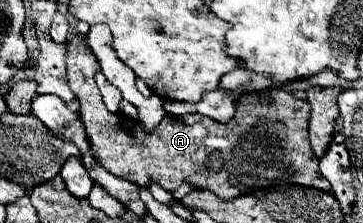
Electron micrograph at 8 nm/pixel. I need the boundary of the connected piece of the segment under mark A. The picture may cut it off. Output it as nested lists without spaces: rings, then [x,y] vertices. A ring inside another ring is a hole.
[[[74,37],[68,45],[66,63],[68,83],[80,101],[80,119],[92,143],[94,157],[100,159],[104,169],[112,175],[136,185],[154,181],[166,191],[174,191],[184,181],[190,181],[196,189],[208,189],[226,201],[282,183],[330,191],[328,181],[320,175],[318,159],[312,155],[308,141],[310,105],[282,89],[270,93],[270,103],[268,99],[260,101],[246,95],[238,101],[236,117],[230,123],[218,123],[198,113],[182,117],[166,115],[152,133],[144,133],[138,121],[106,109],[94,81],[98,61],[88,51],[82,37]]]

